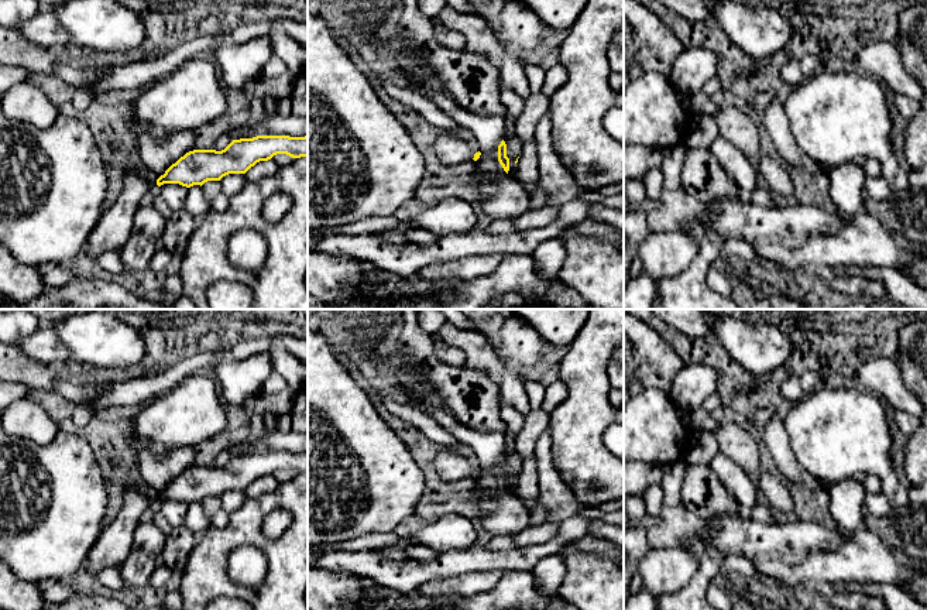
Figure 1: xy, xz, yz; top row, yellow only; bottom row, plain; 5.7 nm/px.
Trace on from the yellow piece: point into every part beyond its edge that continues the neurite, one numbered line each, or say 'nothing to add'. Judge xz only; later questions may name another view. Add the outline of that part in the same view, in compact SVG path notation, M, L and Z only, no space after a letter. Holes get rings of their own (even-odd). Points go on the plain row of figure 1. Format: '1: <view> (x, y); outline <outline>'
1: xz (450, 466); outline M443 449L435 458L435 469L439 477L446 483L473 477L474 469L457 449Z

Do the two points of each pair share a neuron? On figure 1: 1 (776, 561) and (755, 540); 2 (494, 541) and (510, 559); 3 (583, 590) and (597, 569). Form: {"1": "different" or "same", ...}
{"1": "same", "2": "different", "3": "same"}

